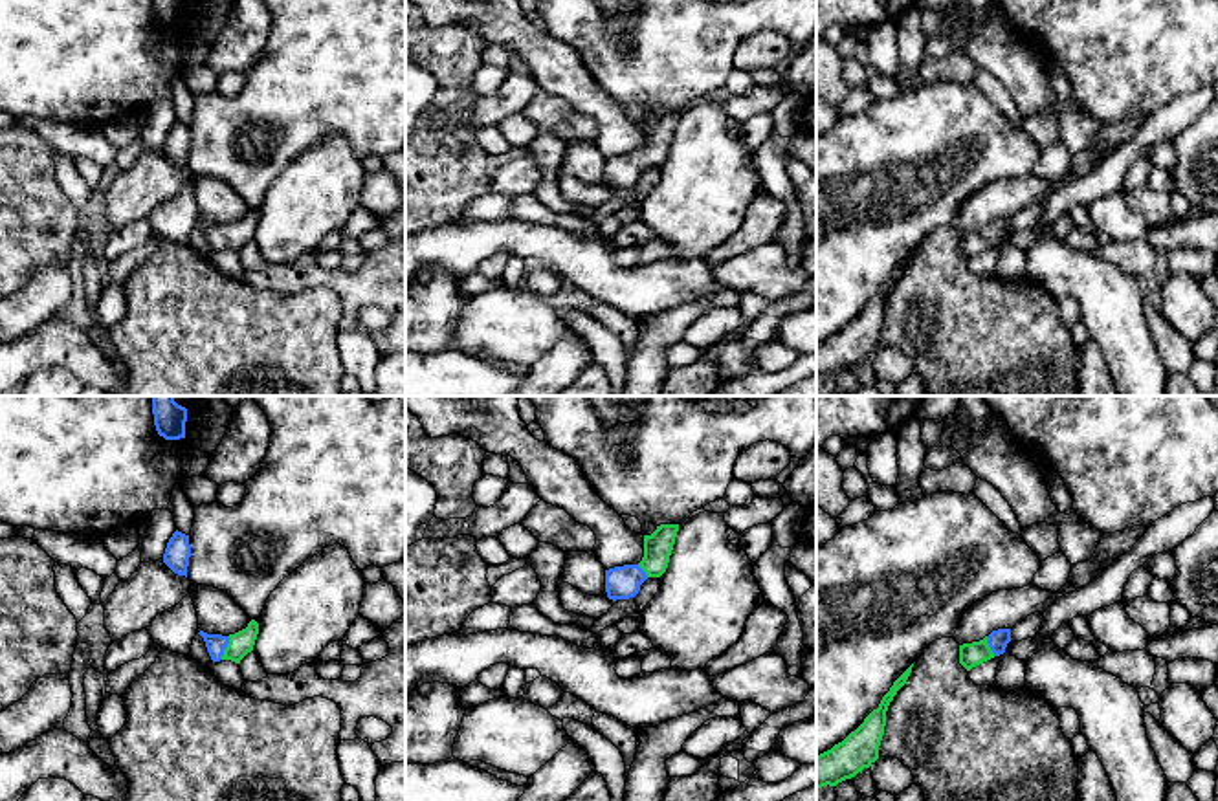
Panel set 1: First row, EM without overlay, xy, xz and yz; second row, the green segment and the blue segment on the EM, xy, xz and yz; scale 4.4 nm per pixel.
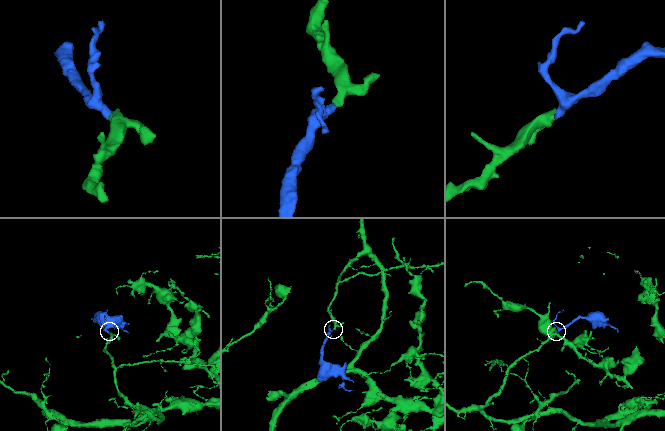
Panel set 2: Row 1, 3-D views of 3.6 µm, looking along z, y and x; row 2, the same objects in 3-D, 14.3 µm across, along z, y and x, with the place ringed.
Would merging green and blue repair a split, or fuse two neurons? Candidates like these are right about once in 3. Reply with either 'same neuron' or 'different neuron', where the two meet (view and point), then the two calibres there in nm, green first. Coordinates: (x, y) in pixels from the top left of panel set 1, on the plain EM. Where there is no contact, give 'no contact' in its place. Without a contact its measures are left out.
same neuron; contact xy (226, 237); calibres 100 and 90 nm

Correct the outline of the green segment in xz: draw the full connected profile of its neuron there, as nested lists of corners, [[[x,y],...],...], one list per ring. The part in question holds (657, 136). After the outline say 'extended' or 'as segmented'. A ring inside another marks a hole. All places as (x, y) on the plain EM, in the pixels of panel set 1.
[[[660,114],[651,125],[644,125],[644,147],[638,154],[624,154],[605,159],[607,187],[629,189],[648,167],[660,167],[670,152],[679,114]]] | extended

